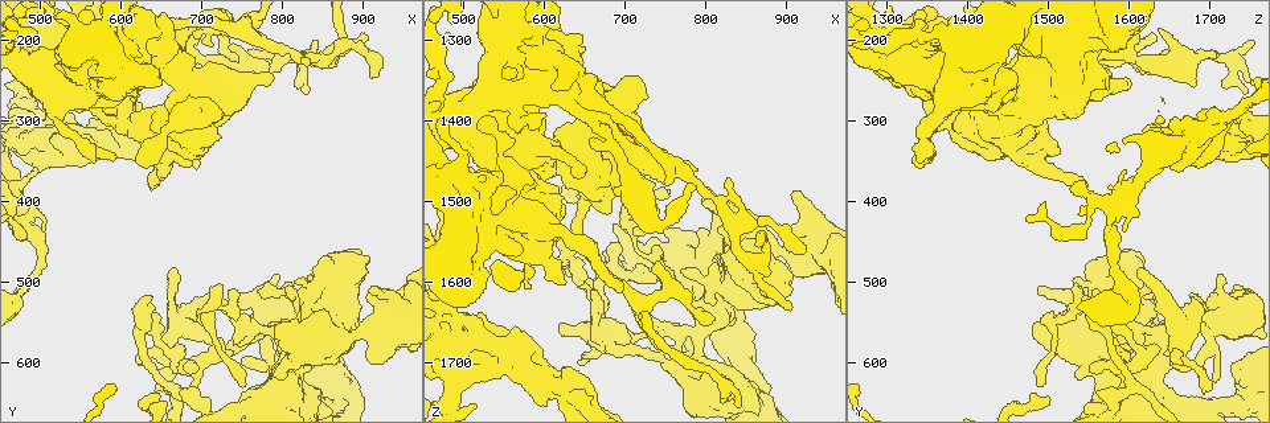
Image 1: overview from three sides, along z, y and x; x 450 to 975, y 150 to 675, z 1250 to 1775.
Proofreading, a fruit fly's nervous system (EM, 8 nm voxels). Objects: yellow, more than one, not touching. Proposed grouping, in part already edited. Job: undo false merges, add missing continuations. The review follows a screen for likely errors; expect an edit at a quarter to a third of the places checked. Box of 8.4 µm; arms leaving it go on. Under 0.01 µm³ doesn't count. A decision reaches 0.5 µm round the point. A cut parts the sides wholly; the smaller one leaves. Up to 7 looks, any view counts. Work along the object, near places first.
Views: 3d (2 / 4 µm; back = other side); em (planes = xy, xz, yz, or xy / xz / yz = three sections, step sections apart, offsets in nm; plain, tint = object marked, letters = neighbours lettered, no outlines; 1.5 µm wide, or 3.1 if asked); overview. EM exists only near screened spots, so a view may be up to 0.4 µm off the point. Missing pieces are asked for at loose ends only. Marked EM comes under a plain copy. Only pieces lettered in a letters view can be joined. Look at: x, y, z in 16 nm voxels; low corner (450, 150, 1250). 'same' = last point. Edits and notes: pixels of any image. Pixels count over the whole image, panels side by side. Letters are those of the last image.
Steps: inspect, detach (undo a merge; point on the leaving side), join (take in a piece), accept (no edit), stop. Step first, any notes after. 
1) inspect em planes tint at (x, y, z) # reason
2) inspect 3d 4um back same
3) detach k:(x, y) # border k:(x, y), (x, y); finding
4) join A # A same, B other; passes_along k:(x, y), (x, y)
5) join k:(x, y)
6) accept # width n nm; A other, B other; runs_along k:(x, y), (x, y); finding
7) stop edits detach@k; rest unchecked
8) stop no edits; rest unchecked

inspect 3d 2um at (830, 265, 1745) # free end

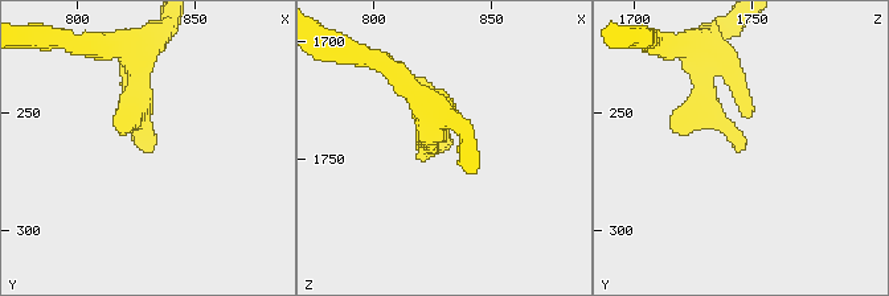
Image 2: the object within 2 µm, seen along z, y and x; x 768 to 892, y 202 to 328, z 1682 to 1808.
inspect em xy step 8 letters at (830, 263, 1746)

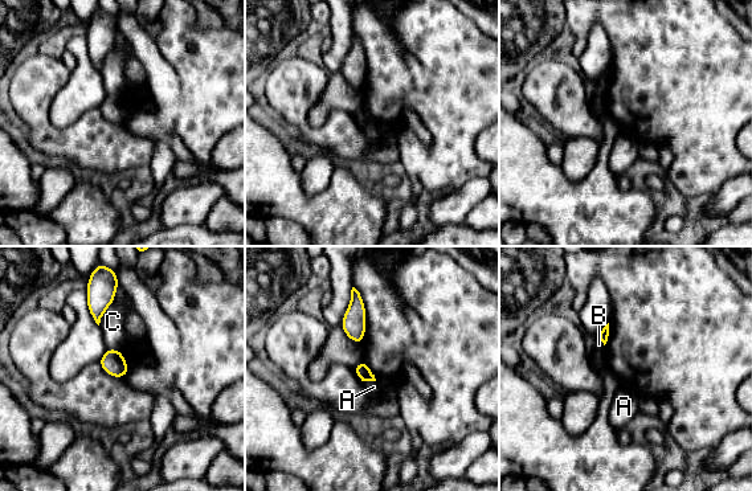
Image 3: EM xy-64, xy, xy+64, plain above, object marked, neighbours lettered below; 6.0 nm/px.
accept # A other, B other, C other; border 3:(364, 380), (375, 381); no lettered piece goes on from it

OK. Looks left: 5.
inspect 3d 4um at (740, 590, 1600) # free end

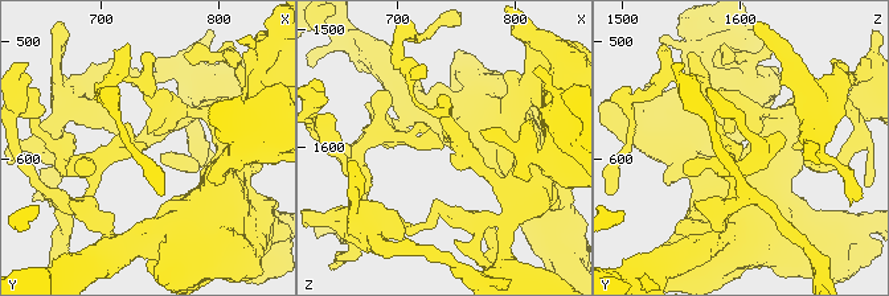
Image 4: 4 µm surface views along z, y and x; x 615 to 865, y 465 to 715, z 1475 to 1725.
inspect em xy step 8 letters at (740, 586, 1600)

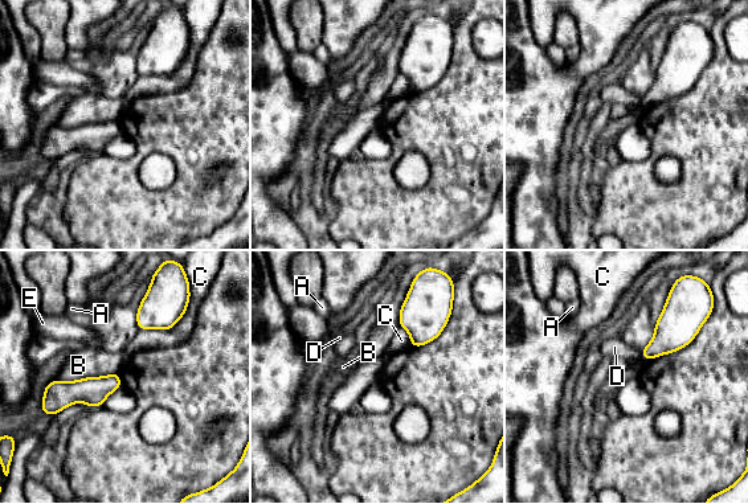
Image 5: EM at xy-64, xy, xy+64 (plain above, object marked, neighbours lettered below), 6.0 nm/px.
accept # A other, B other, C other, D other, E other; no lettered piece goes on from it

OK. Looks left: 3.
inspect em planes letters at (595, 345, 1350) # free end

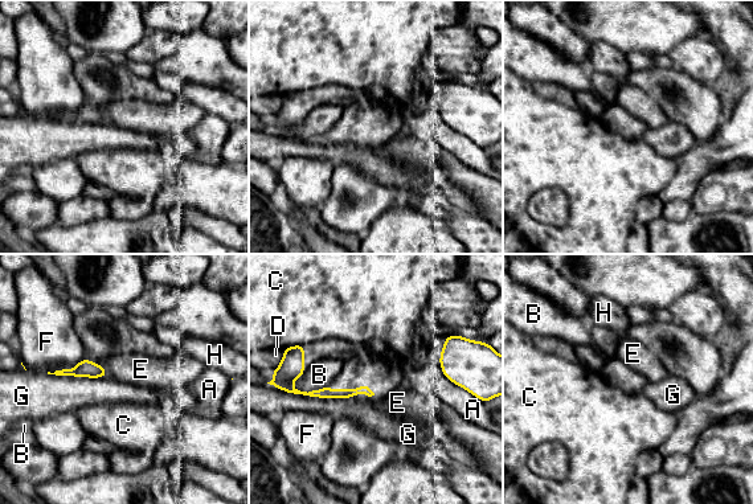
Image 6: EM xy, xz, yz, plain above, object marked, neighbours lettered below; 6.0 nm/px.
accept # A other, B other, C other, D other, E other, F other, G other, H other; none of them fits

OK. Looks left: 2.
stop no edits; rest unchecked

